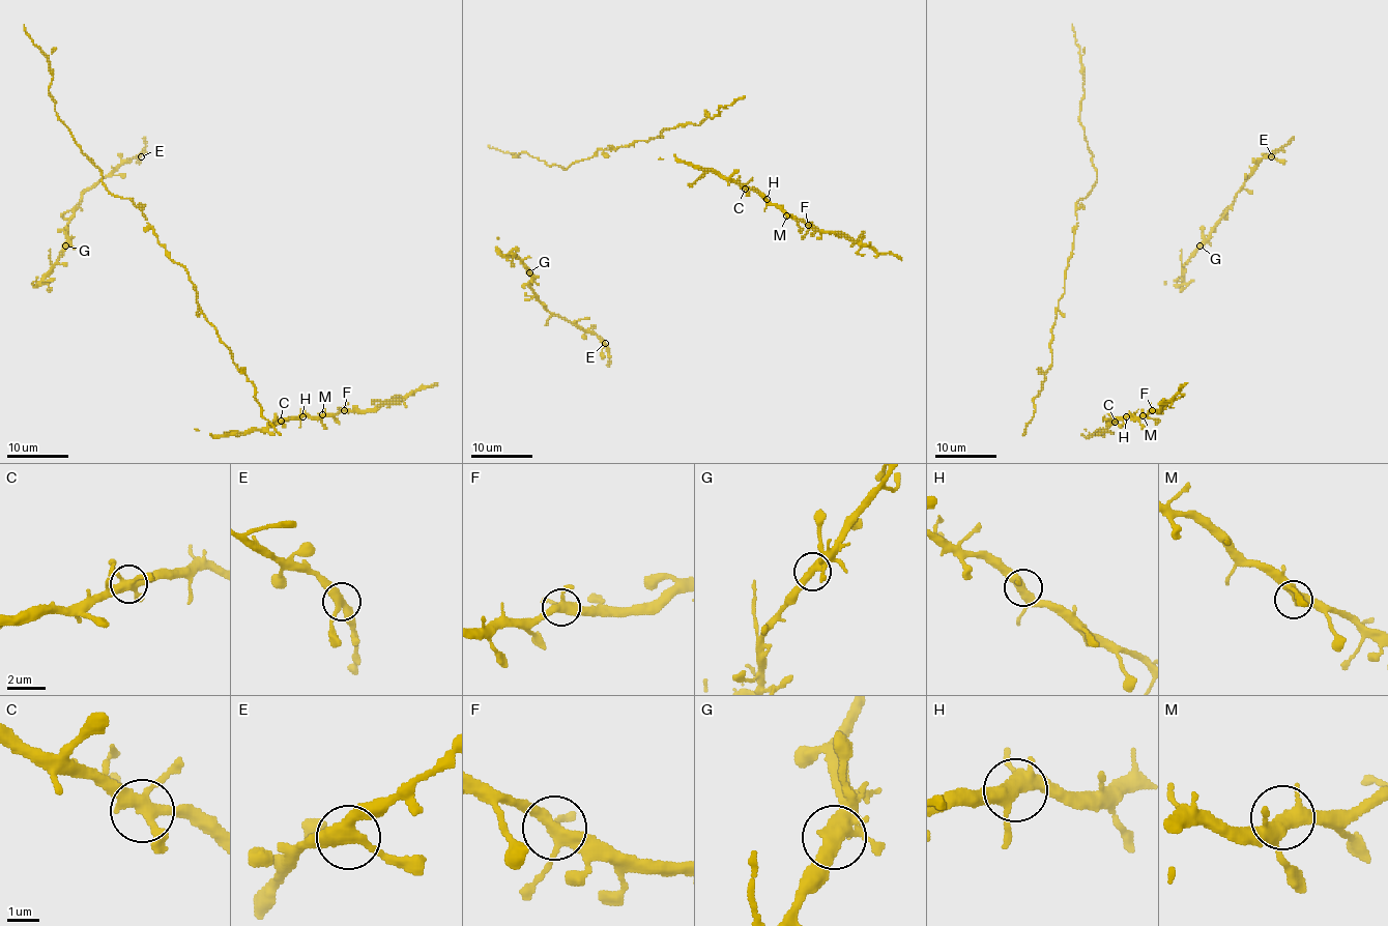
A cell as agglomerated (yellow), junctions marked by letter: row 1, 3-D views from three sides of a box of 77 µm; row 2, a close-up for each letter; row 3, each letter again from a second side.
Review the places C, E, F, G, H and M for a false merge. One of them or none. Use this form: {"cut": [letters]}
{"cut": []}

